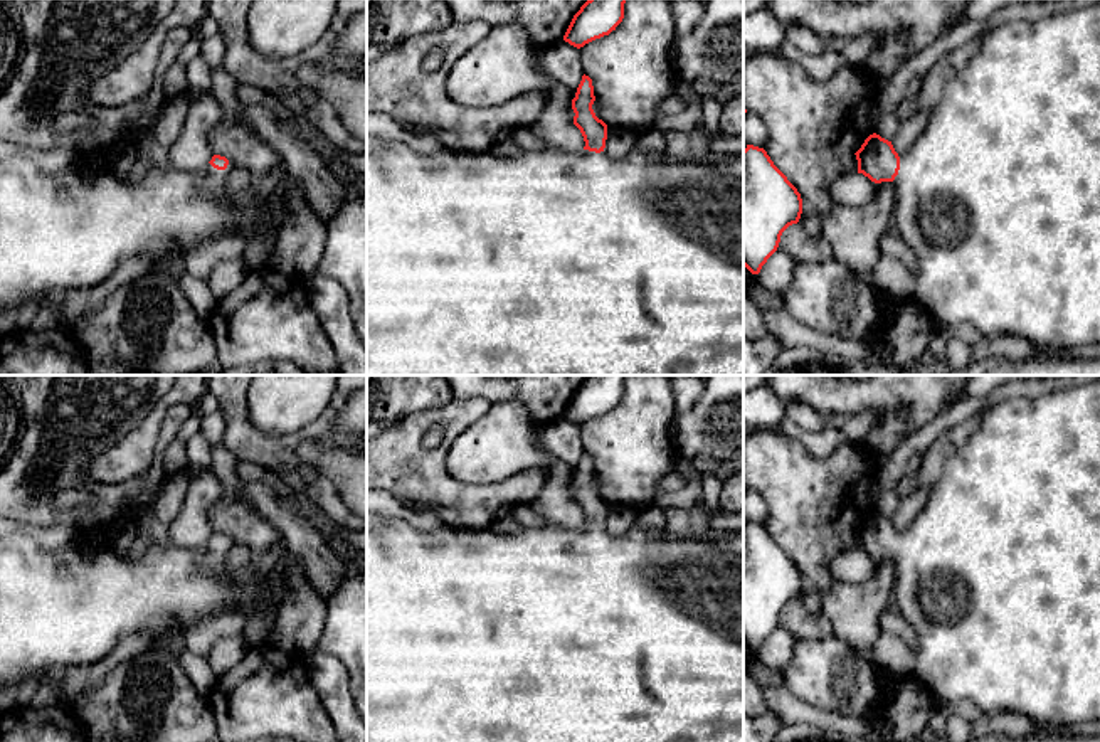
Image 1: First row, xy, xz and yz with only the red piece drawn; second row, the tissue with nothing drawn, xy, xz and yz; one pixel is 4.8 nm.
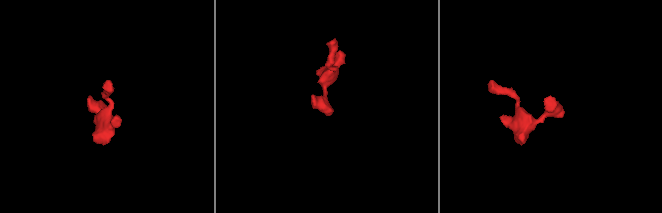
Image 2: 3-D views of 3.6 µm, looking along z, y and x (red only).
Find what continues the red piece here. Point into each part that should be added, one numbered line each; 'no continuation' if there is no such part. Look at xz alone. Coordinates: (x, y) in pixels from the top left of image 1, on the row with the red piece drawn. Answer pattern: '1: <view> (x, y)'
1: xz (550, 263)

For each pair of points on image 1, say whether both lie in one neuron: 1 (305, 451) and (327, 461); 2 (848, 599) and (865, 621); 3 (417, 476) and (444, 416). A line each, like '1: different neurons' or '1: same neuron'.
1: same neuron
2: same neuron
3: same neuron

